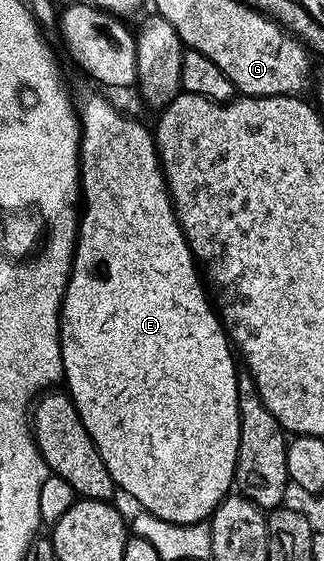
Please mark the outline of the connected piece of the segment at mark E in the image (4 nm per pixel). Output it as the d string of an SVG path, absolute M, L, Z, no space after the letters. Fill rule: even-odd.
M88 96L85 98L84 105L79 105L78 108L78 119L80 121L80 191L82 193L82 211L78 216L76 249L72 255L72 269L68 275L68 285L64 291L64 301L60 307L60 353L62 354L62 366L64 367L63 383L66 385L66 391L71 396L74 406L82 418L82 426L86 426L86 430L98 450L98 454L102 454L102 462L106 462L106 470L110 470L112 480L116 483L117 489L121 493L125 492L126 495L133 496L140 503L139 507L143 511L154 514L160 521L165 520L171 524L198 524L207 521L214 509L224 501L224 497L233 491L236 479L238 426L240 425L240 419L238 418L238 394L236 393L238 369L236 369L237 361L234 359L234 348L228 339L228 333L224 331L224 326L219 315L217 315L213 305L210 303L210 296L206 291L205 285L202 283L202 276L198 271L196 259L192 256L190 246L186 242L183 230L180 228L172 200L168 196L168 183L164 181L164 170L160 167L160 155L156 153L156 141L153 133L149 129L147 132L138 121L131 120L128 116L123 116L110 101L103 100L100 96Z

